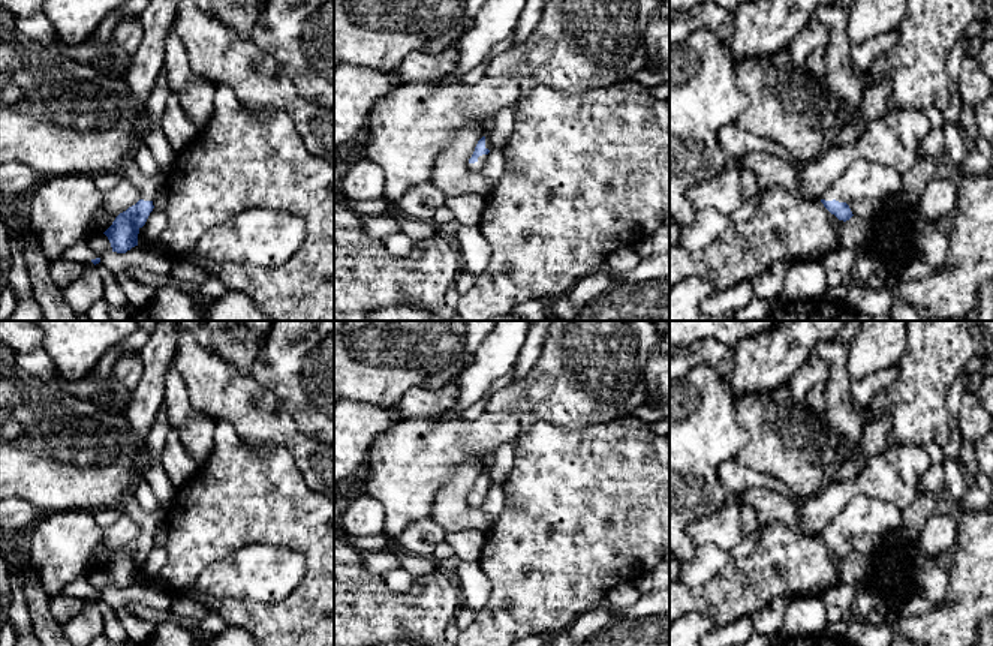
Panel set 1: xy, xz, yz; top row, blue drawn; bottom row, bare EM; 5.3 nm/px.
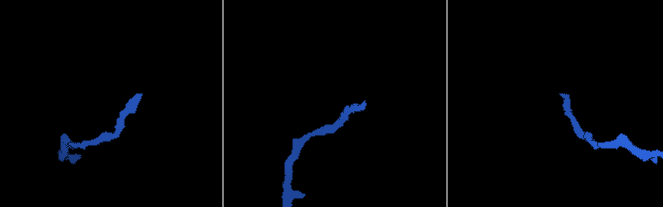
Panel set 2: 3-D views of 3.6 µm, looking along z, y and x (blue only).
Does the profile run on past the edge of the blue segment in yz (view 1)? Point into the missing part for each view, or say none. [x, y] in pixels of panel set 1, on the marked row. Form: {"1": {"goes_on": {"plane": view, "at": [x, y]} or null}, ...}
{"1": {"goes_on": {"plane": "yz", "at": [863, 179]}}}

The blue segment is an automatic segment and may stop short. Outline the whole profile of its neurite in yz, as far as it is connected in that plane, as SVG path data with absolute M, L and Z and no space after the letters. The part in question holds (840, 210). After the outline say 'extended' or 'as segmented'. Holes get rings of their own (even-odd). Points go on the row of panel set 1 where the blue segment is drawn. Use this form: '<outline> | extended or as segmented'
M861 157L843 169L822 195L821 202L839 220L846 222L854 216L848 205L849 202L896 195L902 186L903 178L900 171Z | extended

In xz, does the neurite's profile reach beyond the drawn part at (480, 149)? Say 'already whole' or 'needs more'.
needs more

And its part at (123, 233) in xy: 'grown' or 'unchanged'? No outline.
grown

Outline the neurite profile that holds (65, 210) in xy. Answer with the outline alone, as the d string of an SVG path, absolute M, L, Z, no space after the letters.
M90 175L42 177L22 204L28 231L49 261L93 234L105 232L118 216L106 211L103 192Z

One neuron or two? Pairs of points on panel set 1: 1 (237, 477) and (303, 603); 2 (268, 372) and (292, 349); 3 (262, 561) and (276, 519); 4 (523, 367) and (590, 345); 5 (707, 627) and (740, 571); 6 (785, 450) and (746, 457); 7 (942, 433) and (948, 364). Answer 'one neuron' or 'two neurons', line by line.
1: one neuron
2: one neuron
3: two neurons
4: two neurons
5: two neurons
6: one neuron
7: one neuron

